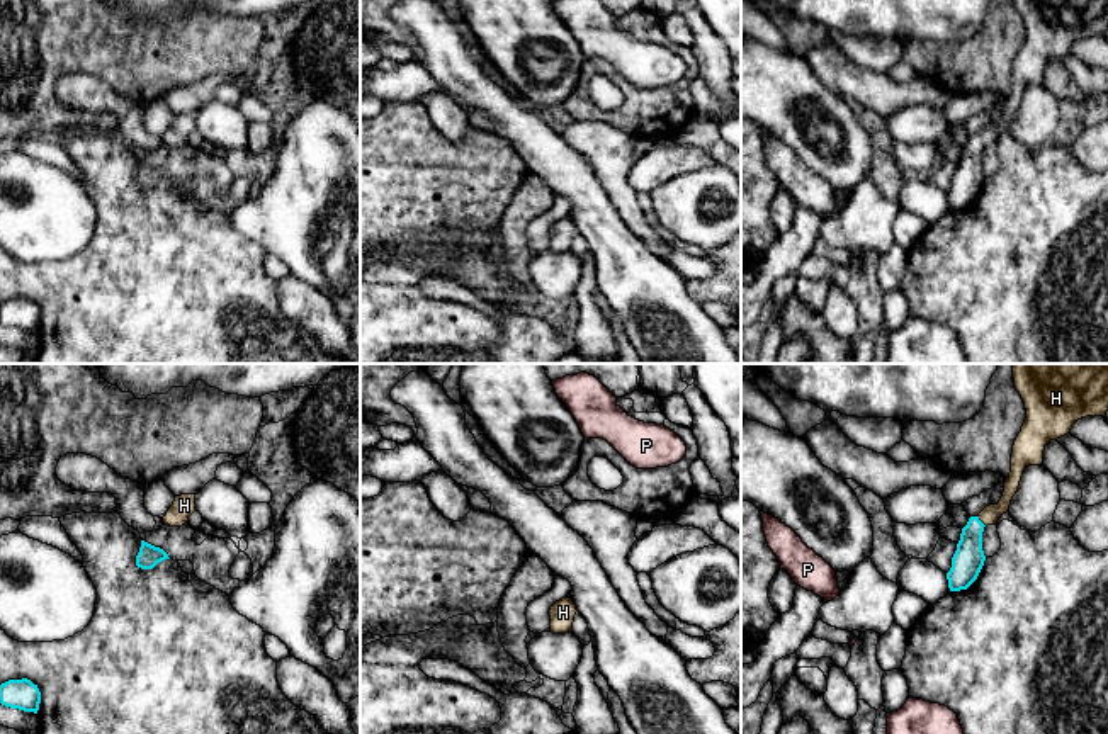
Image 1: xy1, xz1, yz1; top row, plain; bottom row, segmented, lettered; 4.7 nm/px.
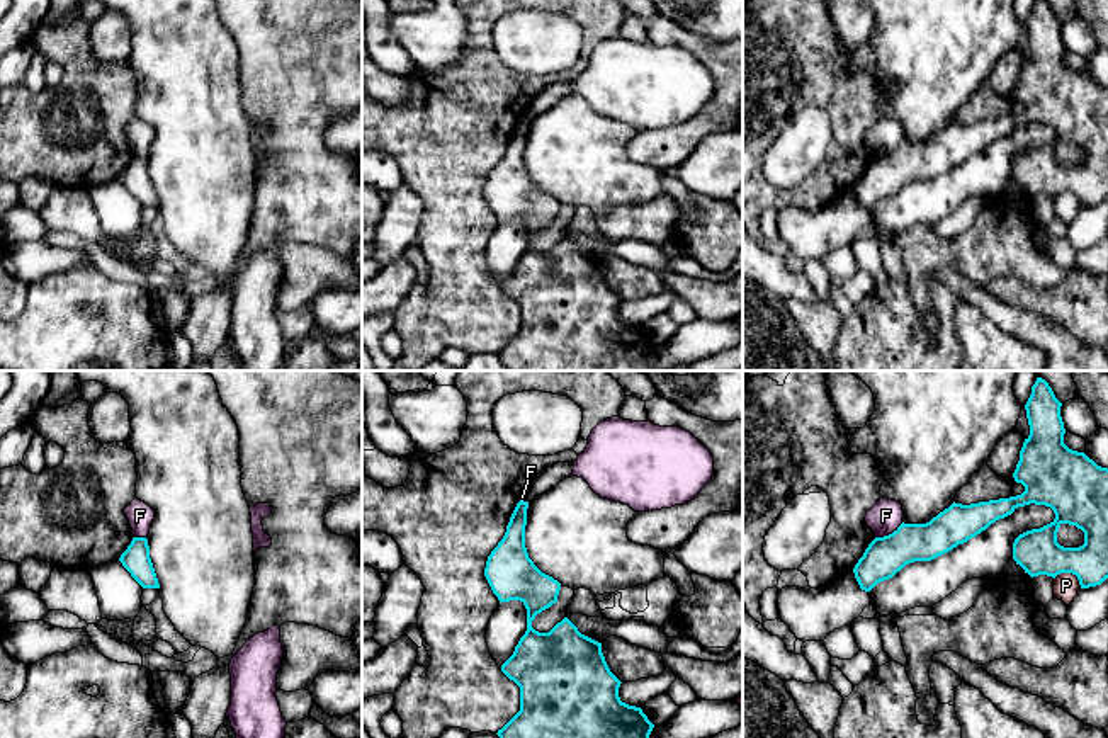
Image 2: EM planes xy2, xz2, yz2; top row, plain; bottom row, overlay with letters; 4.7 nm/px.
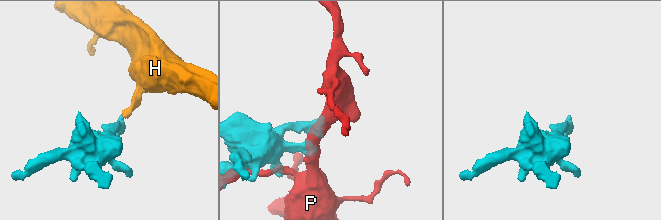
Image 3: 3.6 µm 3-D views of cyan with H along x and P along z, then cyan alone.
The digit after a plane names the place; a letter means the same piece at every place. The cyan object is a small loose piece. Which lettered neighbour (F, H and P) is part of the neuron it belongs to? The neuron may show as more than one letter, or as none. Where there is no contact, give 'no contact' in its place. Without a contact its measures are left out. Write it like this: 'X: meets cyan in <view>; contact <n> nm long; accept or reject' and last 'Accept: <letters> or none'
F: meets cyan in yz2; contact 150 nm long; reject
H: meets cyan in yz1; contact 60 nm long; accept
P: meets cyan in yz2; contact 140 nm long; reject
Accept: H

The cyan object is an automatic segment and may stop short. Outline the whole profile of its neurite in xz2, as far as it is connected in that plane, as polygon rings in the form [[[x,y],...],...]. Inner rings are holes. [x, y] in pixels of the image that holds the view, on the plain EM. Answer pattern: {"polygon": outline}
{"polygon": [[[520,119],[506,151],[486,180],[484,196],[501,221],[520,219],[527,228],[527,250],[501,291],[520,306],[520,330],[498,355],[506,371],[649,371],[654,343],[641,326],[620,320],[620,299],[610,291],[602,262],[581,253],[564,236],[549,252],[532,247],[537,233],[557,221],[561,202],[542,192],[525,167],[529,121]]]}

